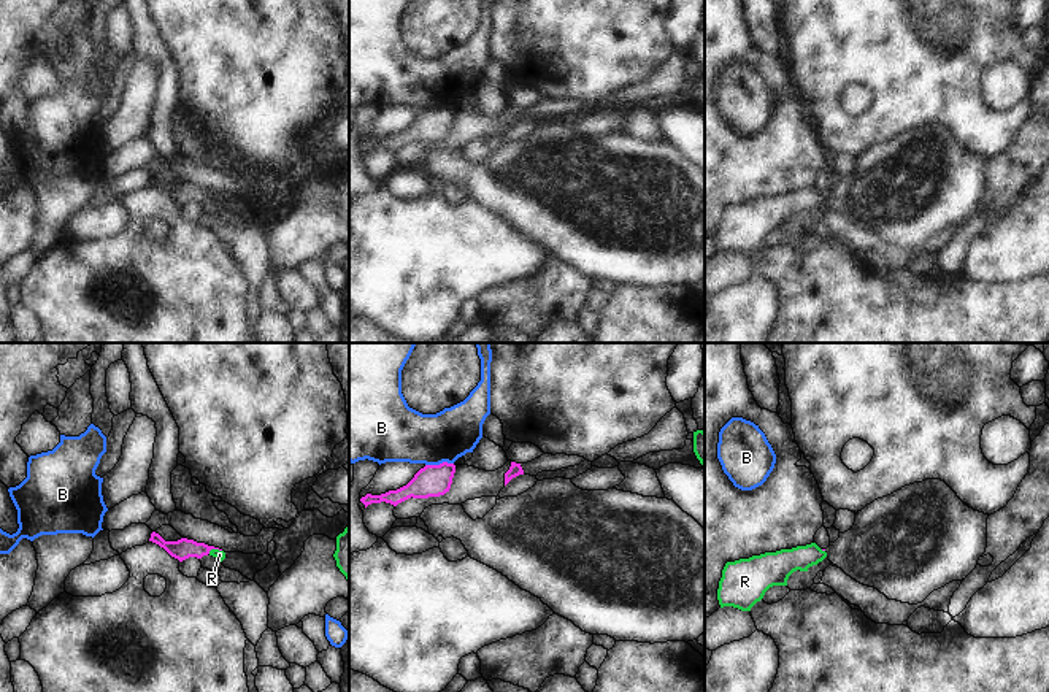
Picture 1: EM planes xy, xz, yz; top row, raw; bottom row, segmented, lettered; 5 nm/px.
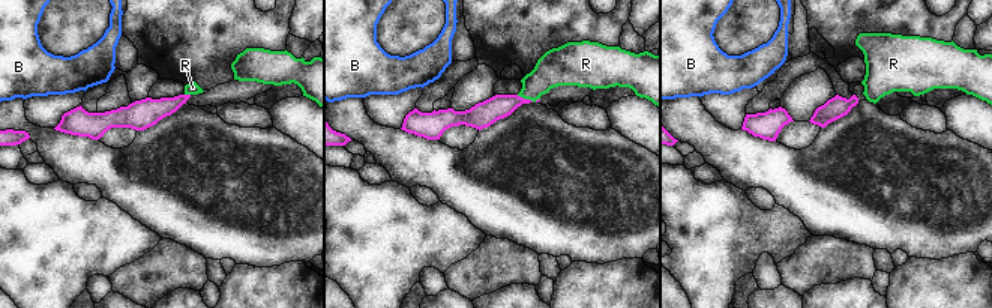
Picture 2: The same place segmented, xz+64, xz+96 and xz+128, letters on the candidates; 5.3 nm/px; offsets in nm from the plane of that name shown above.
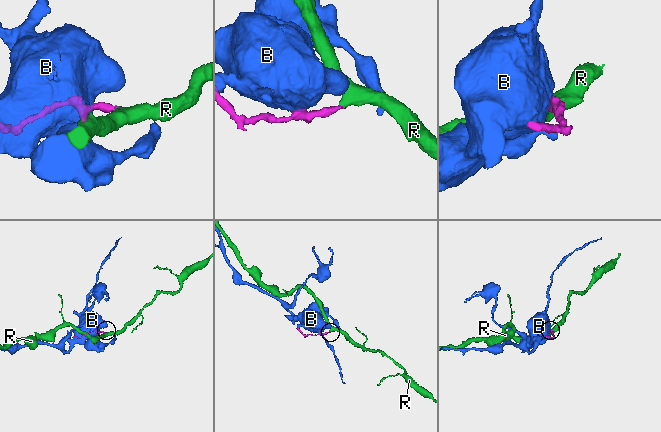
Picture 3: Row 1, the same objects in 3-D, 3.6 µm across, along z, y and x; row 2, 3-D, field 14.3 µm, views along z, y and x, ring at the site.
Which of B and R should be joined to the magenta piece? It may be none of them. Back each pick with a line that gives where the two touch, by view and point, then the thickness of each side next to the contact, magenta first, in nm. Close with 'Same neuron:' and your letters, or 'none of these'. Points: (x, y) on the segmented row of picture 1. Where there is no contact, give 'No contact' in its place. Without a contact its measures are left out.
R: Touches magenta at xy (215, 548). Thickness 110 nm (magenta) against 50 nm
Same neuron: R.

